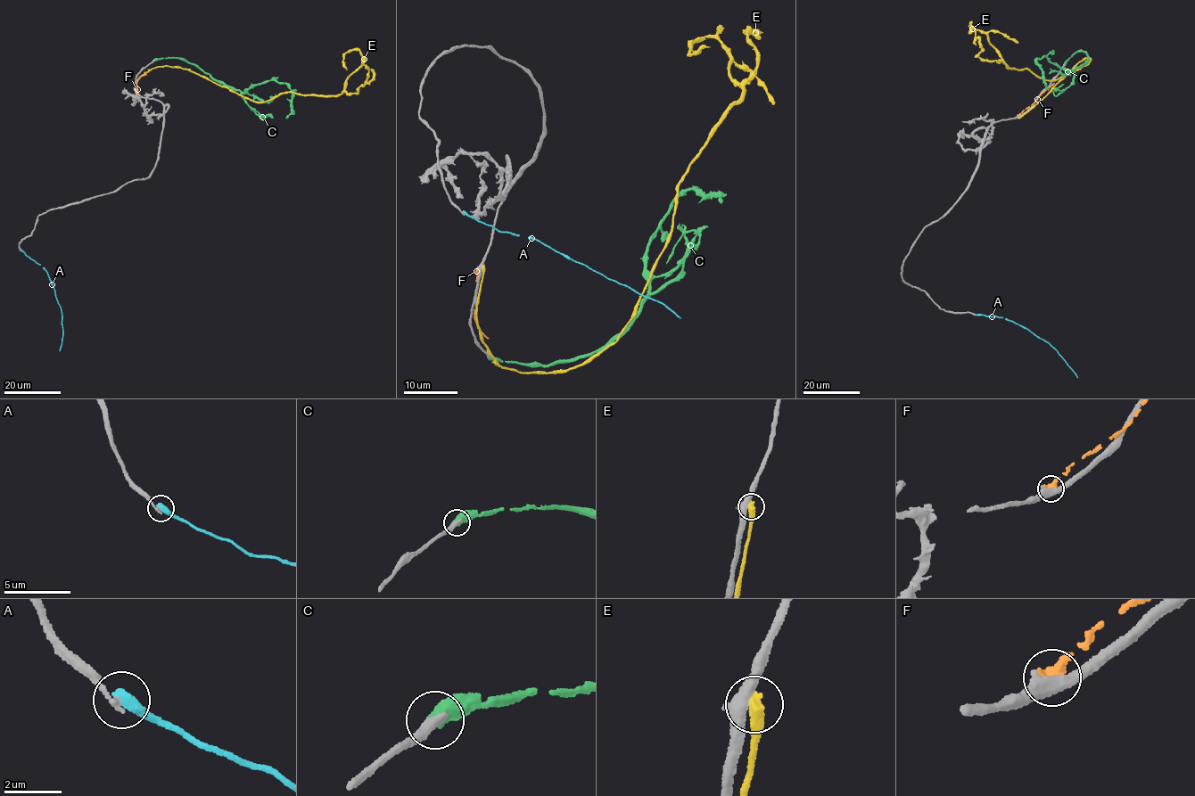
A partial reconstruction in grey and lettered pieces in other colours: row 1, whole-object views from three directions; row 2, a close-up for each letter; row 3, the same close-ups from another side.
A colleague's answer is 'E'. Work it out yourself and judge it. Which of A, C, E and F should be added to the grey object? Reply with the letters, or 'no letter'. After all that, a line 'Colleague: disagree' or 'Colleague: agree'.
C
Colleague: disagree

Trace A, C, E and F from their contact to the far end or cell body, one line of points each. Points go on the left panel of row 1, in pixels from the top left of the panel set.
A: (21, 250), (45, 268), (52, 282), (62, 318), (60, 350)
C: (153, 61), (185, 59), (242, 93), (258, 84), (274, 79), (283, 82), (292, 97), (285, 118)
E: (139, 97), (141, 76), (166, 66), (262, 102), (339, 94), (360, 52), (344, 53), (347, 69)
F: (137, 94), (137, 81), (146, 74)

